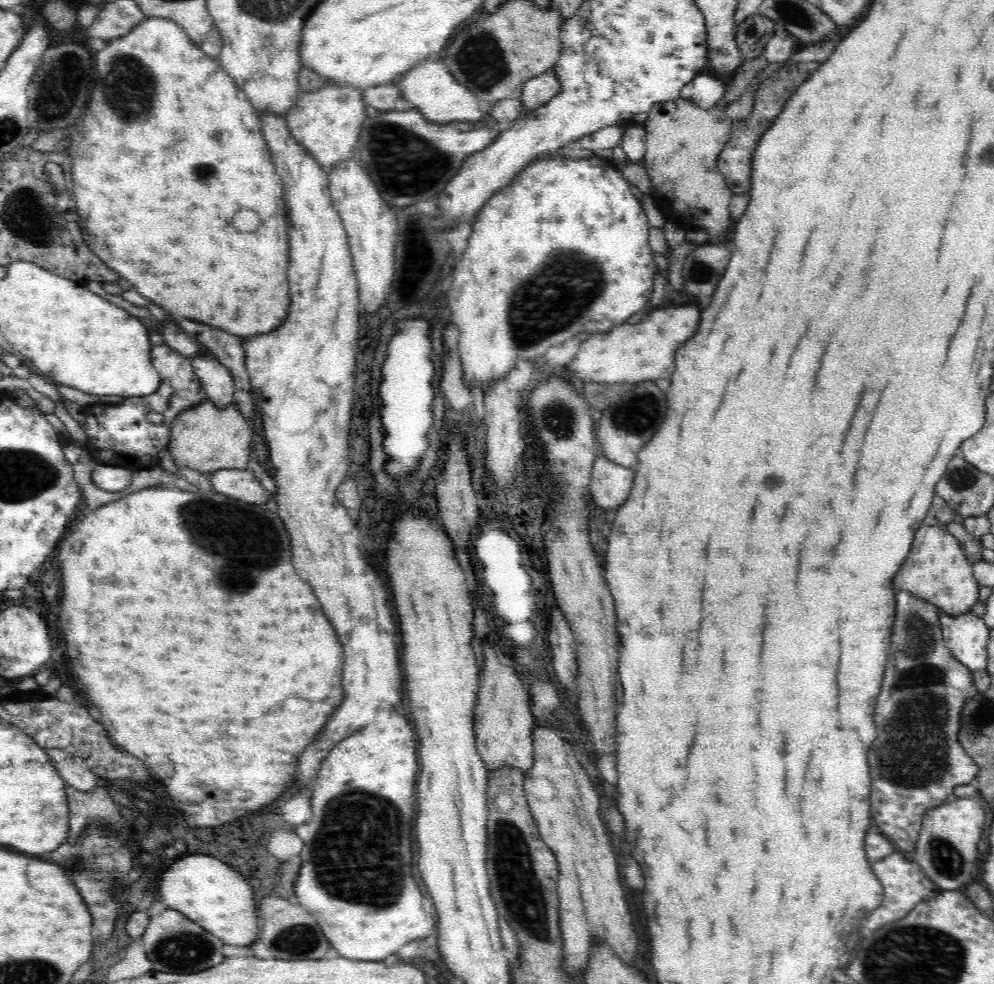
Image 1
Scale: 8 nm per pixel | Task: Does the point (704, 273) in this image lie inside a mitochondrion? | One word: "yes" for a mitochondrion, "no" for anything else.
yes

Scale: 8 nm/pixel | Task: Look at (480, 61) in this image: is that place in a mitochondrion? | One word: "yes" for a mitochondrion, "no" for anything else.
yes

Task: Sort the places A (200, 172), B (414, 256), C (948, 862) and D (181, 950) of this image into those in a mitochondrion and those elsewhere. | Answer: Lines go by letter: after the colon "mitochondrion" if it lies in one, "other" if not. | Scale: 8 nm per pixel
A: mitochondrion
B: other
C: mitochondrion
D: mitochondrion

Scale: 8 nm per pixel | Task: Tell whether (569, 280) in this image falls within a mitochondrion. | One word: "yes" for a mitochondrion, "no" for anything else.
yes

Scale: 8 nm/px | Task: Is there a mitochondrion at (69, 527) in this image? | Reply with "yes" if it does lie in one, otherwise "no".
no

